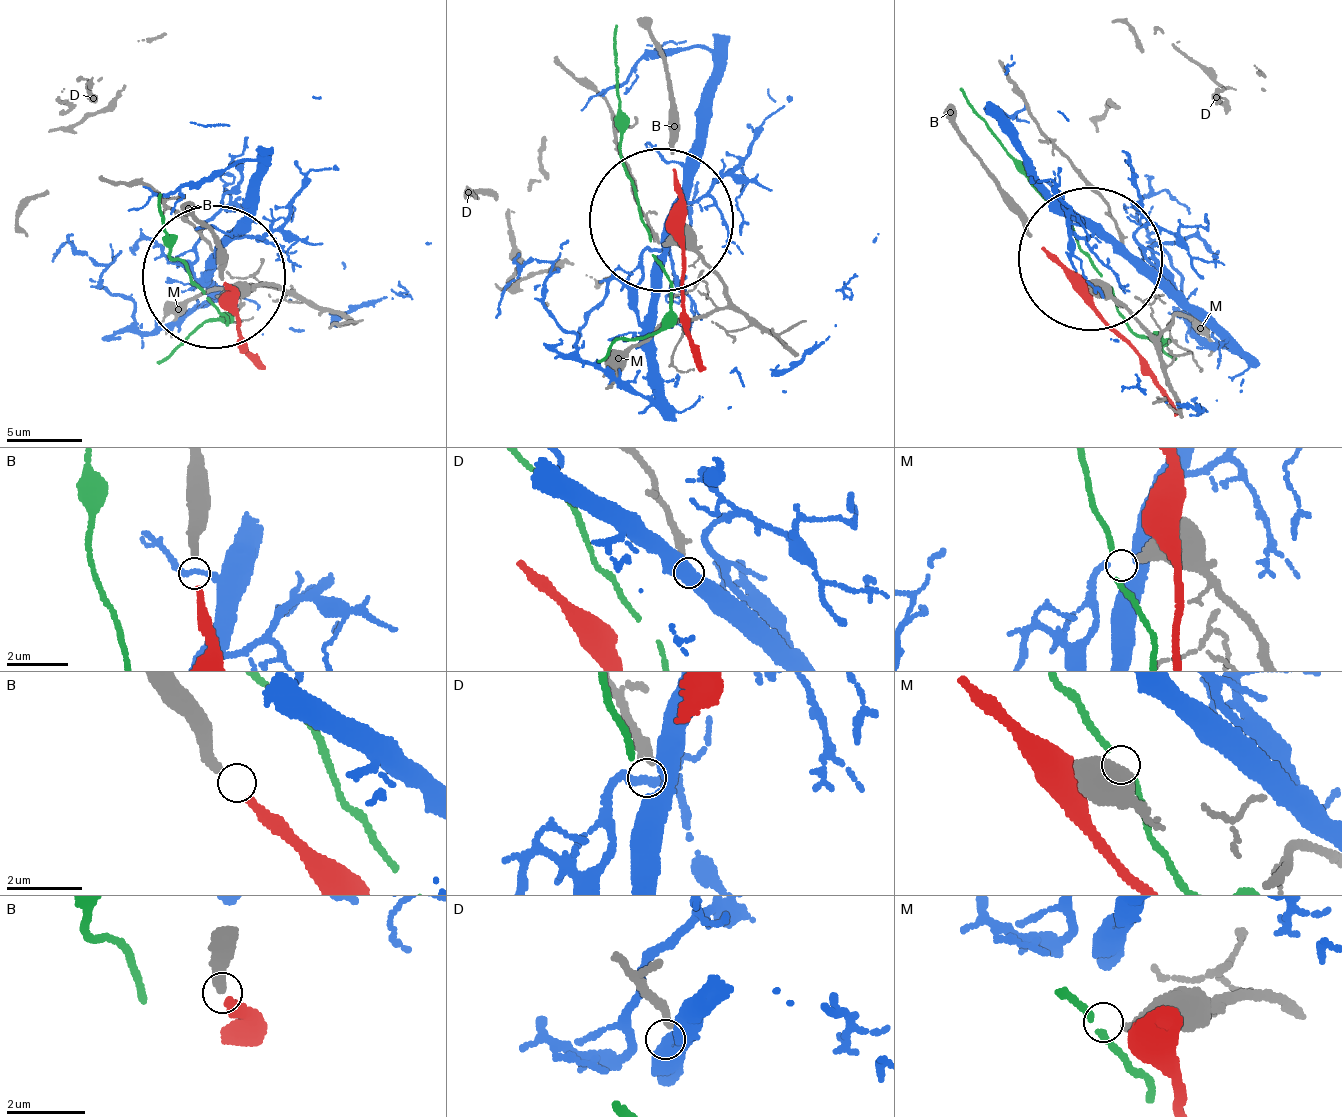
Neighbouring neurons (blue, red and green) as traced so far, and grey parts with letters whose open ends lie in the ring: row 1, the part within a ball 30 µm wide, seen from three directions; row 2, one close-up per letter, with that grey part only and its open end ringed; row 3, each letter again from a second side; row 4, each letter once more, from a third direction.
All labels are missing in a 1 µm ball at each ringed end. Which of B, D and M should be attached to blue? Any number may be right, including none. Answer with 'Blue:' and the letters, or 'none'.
Blue: none

